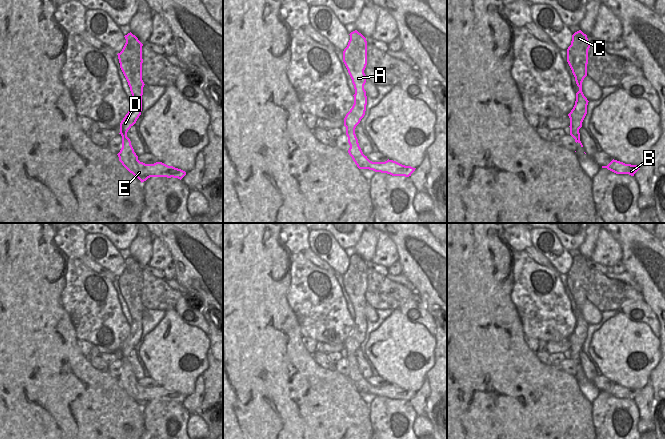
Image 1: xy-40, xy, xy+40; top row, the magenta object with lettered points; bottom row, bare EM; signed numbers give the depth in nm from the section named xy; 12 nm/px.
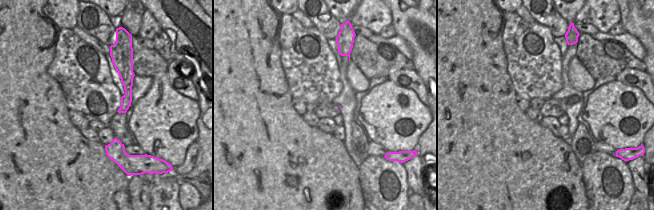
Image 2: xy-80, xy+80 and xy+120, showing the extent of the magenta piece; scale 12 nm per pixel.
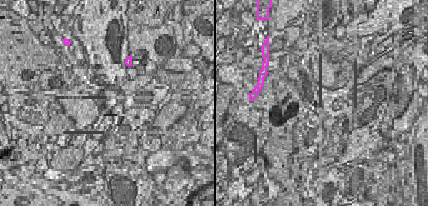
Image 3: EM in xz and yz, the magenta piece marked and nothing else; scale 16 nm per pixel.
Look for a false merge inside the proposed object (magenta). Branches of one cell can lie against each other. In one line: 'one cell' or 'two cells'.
one cell

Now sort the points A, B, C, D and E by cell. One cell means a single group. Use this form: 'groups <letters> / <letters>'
groups A B C D E

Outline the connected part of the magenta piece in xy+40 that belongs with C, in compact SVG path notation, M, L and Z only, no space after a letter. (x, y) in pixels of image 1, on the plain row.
M581 254L572 259L571 269L567 273L567 286L575 301L579 315L576 317L576 325L573 333L568 338L570 342L570 359L583 371L580 365L579 353L582 351L582 346L587 338L588 324L582 316L582 306L587 300L588 288L588 267L587 259Z

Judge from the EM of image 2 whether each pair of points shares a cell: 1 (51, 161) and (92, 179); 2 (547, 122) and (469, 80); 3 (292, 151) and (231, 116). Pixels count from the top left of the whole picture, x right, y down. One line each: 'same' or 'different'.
1: same
2: different
3: same

